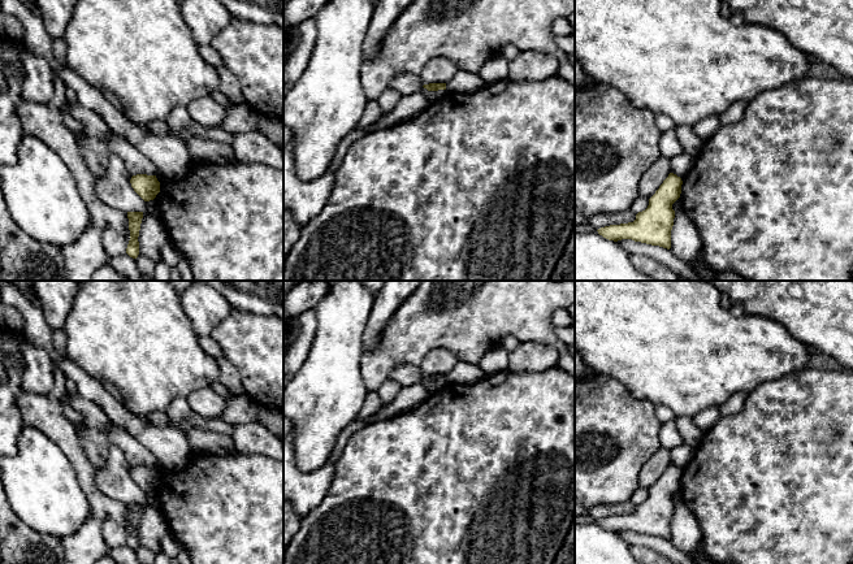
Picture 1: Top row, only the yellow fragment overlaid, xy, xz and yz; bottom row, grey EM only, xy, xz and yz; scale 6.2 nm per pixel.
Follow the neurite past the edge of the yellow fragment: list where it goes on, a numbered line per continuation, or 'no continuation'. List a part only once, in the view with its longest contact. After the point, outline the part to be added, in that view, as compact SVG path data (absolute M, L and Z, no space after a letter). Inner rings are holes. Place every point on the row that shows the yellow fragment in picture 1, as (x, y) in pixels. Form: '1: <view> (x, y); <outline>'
no continuation

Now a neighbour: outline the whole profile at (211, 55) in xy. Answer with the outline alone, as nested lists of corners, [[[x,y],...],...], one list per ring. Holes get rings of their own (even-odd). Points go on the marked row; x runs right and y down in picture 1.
[[[209,45],[200,48],[202,56],[211,64],[213,65],[216,69],[222,70],[224,64],[221,60],[221,56],[218,55],[218,52],[213,48],[211,48]]]

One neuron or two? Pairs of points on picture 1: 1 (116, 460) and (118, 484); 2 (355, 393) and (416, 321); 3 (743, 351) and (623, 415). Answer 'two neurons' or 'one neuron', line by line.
1: one neuron
2: two neurons
3: two neurons

